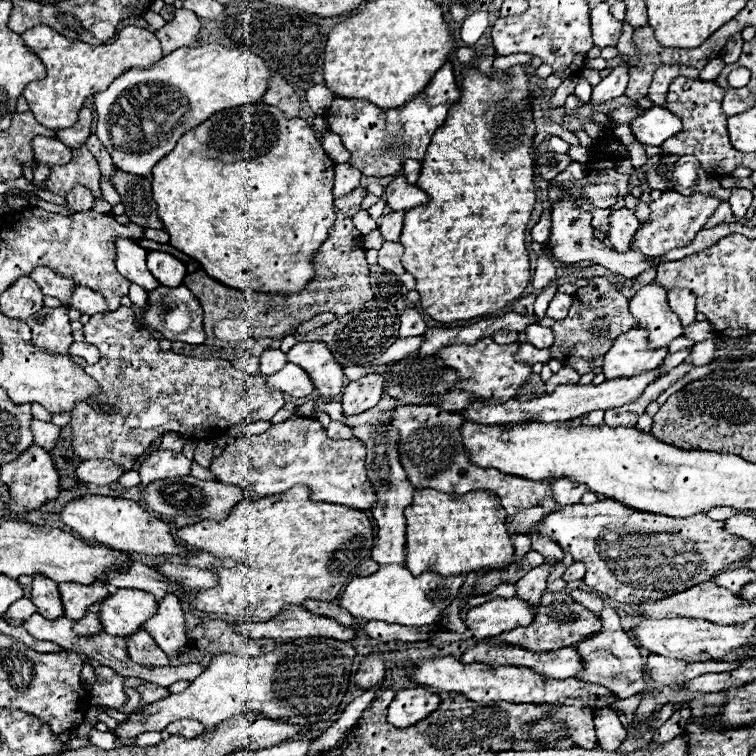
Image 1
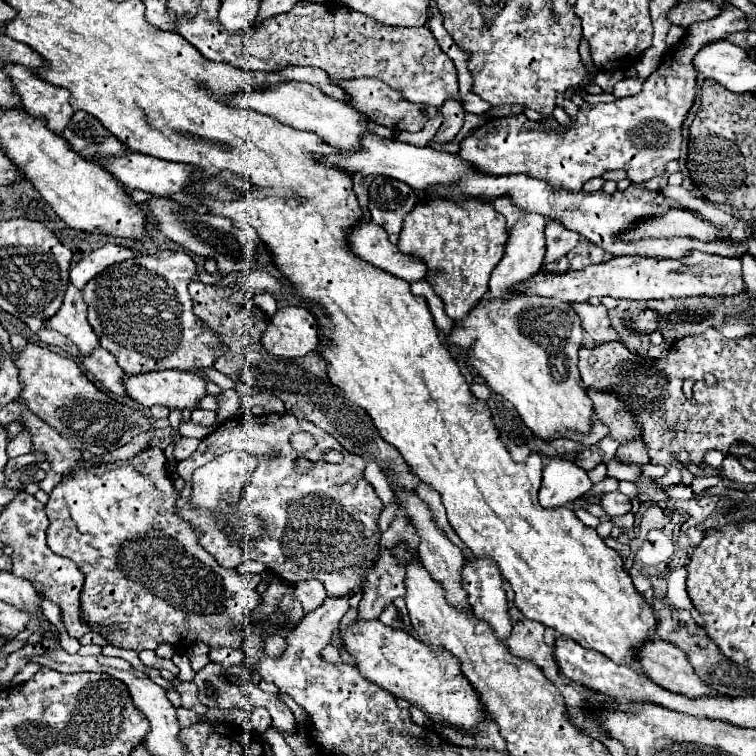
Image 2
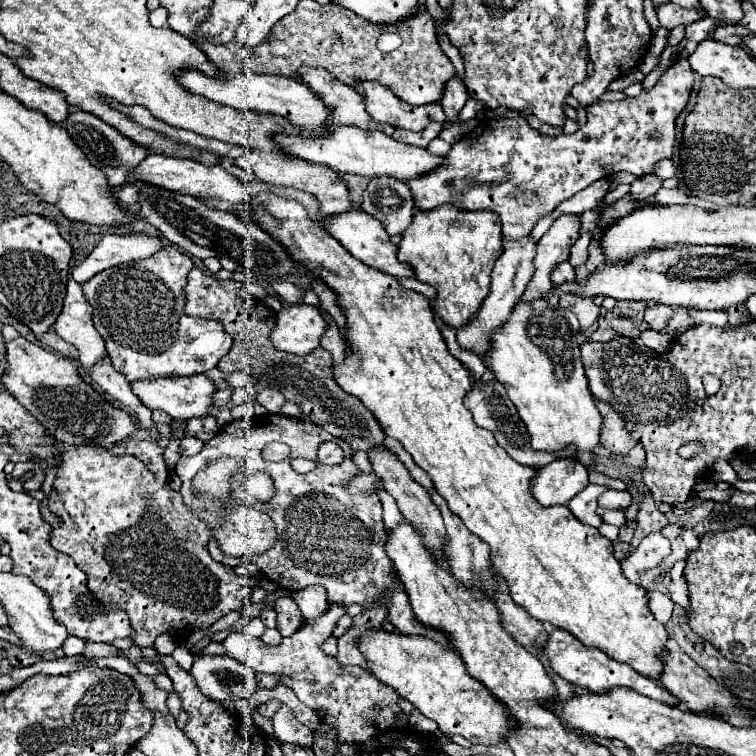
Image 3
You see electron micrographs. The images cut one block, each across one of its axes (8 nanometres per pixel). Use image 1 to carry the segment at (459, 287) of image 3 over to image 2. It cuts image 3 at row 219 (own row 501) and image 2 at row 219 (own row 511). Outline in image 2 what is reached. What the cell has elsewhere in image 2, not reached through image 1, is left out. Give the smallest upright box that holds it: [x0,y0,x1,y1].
[398,198,508,322]

